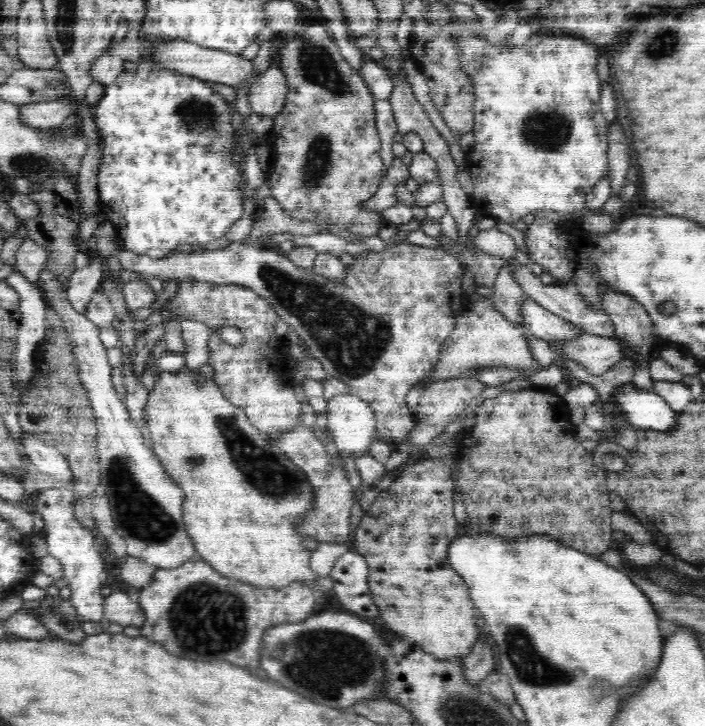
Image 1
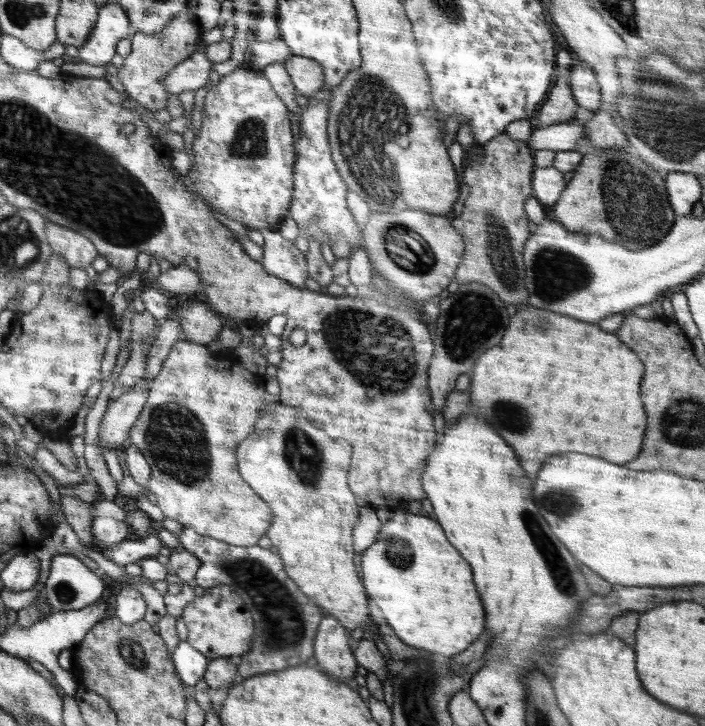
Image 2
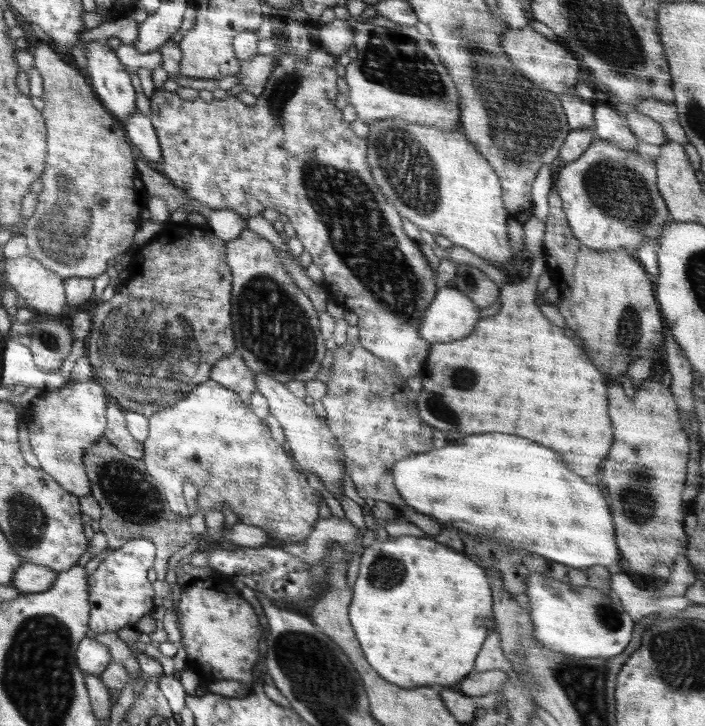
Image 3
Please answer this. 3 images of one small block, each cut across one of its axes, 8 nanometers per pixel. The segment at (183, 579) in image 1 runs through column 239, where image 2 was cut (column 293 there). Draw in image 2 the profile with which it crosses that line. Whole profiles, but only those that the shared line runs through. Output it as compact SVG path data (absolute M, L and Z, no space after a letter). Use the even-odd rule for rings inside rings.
M183 527L177 537L180 548L199 559L199 567L195 574L197 585L204 589L228 585L246 602L248 612L252 612L254 638L250 651L244 653L239 661L239 680L254 675L281 672L284 668L298 666L308 658L311 659L314 652L314 636L326 614L312 599L302 593L298 585L286 574L279 554L257 544L249 547L234 546L210 536L197 534L189 527Z

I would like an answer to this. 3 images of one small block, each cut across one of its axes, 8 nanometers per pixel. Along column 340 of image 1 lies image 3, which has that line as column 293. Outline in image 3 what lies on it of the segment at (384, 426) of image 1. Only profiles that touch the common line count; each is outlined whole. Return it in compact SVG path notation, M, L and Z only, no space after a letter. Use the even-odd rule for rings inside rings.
M244 230L238 238L225 242L227 265L232 273L231 321L235 352L253 372L265 372L274 380L288 385L291 380L306 383L323 375L329 353L319 329L318 312L311 300L294 282L280 262L274 245L256 232Z

